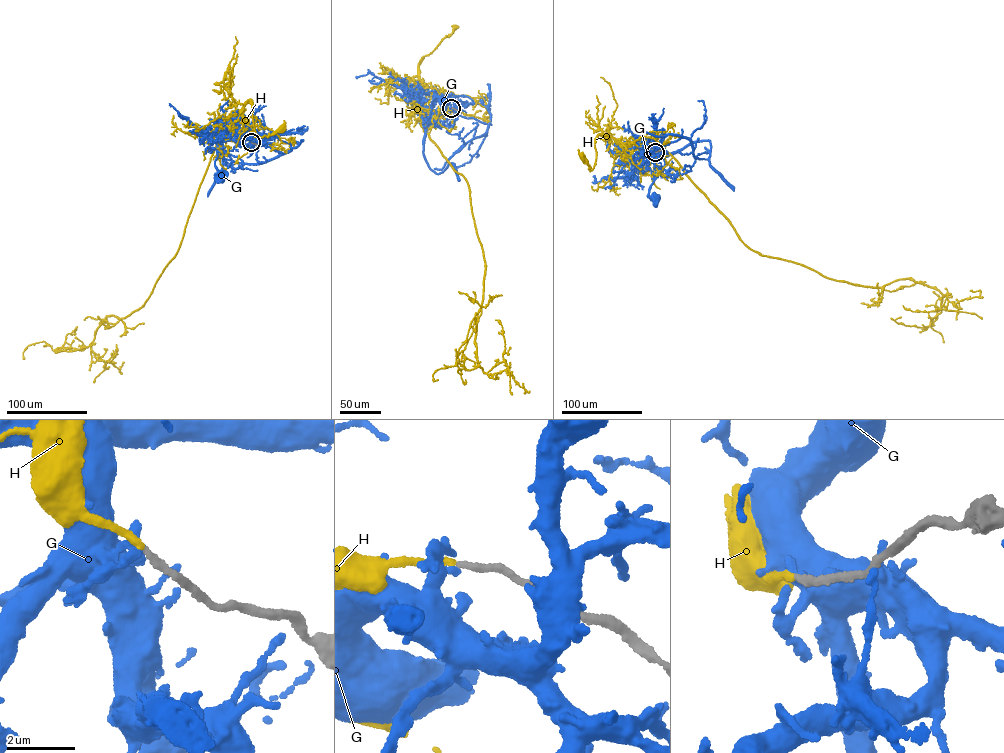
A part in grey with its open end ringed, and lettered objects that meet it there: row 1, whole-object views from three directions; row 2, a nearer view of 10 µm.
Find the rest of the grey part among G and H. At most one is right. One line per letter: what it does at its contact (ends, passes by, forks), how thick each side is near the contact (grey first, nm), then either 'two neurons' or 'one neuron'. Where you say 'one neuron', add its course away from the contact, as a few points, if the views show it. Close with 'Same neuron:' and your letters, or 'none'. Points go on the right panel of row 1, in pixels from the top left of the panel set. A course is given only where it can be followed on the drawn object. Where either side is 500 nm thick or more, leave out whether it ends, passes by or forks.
G: it ends; calibres 220 and 280 nm; two neurons
H: it ends; calibres 200 and 200 nm; one neuron; course (655, 152), (653, 147), (647, 157), (610, 136), (600, 134), (594, 142), (596, 160), (590, 171), (582, 156)
Same neuron: H

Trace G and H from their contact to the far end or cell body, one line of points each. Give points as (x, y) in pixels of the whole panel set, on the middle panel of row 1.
G: (452, 108), (439, 111), (424, 126), (429, 122), (435, 98), (445, 100)
H: (451, 107), (434, 113), (418, 103), (416, 93), (420, 60), (455, 27)

